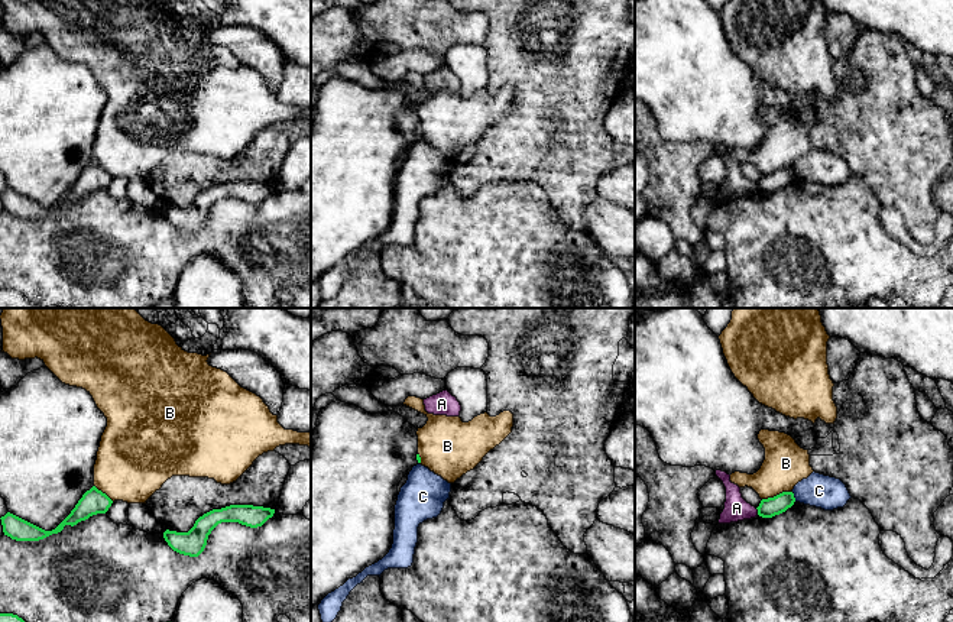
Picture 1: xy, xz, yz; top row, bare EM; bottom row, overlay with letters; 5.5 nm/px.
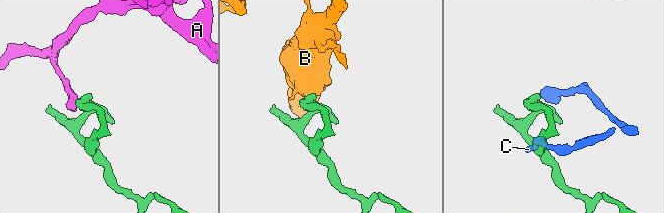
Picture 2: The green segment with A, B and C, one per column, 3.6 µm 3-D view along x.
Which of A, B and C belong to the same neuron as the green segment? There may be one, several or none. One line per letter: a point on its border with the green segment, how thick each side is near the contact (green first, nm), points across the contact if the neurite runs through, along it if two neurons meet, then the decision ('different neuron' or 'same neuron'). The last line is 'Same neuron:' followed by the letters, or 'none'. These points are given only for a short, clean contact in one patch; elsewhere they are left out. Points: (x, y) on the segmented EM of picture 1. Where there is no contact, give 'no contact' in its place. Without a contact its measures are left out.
A: meets green in yz at (758, 511); 110 nm thick on the green side, 140 nm on the other; border along yz (755, 508), (758, 514); different neuron
B: meets green in yz at (777, 495); 110 nm thick on the green side, 240 nm on the other; border along yz (791, 491), (783, 491), (762, 499); different neuron
C: meets green in yz at (793, 496); 110 nm thick on the green side, 180 nm on the other; border along yz (791, 492), (796, 501); different neuron
Same neuron: none

